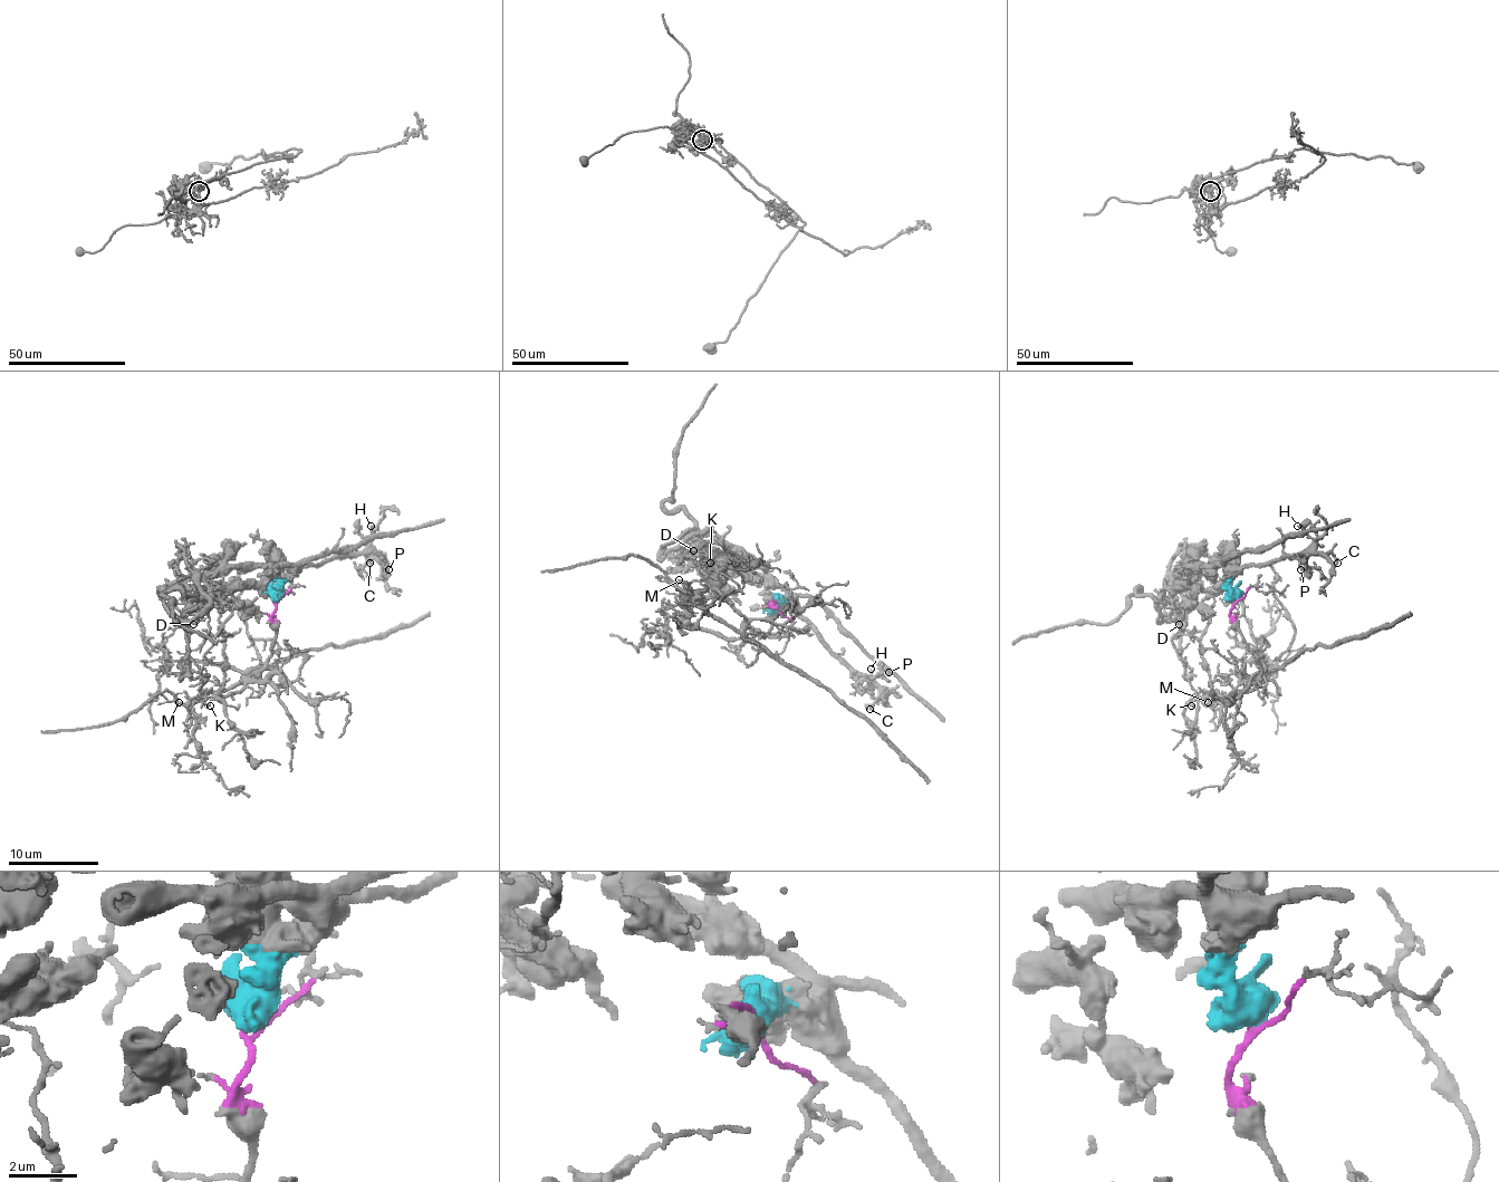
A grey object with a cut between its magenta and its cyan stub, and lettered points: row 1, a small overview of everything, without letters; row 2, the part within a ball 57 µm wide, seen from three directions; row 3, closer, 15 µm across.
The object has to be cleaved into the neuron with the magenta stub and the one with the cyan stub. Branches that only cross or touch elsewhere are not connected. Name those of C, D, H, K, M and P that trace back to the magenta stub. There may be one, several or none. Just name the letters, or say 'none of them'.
K, M

